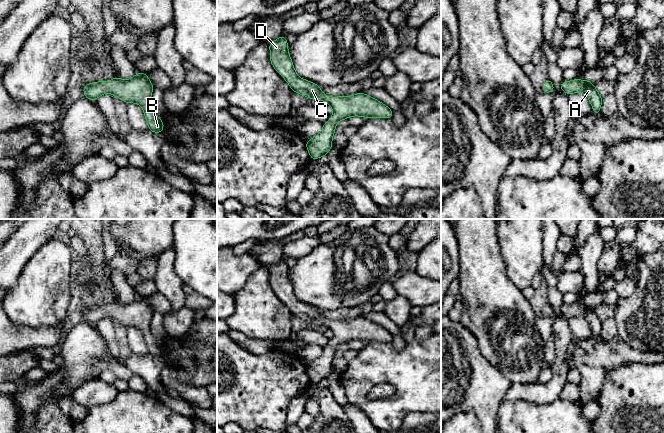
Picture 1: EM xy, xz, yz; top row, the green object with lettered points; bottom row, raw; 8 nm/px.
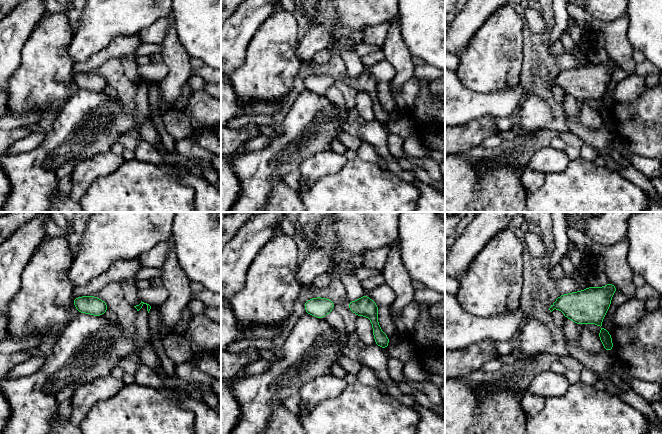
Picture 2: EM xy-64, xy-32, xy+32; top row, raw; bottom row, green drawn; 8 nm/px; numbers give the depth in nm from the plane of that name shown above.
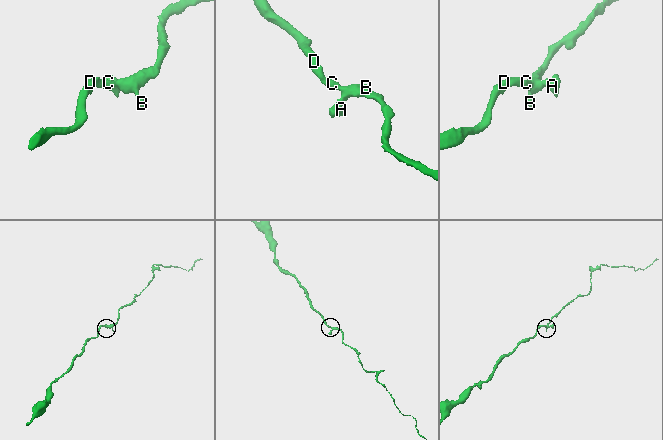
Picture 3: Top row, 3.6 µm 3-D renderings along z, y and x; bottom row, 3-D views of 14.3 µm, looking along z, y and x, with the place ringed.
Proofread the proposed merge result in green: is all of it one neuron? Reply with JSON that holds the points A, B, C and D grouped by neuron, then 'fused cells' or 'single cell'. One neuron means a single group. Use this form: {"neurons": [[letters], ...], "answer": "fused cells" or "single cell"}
{"neurons": [["A", "B", "C", "D"]], "answer": "single cell"}

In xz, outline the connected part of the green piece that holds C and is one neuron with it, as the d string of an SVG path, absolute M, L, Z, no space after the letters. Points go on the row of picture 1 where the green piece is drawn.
M283 34L268 46L270 48L271 64L287 81L293 92L310 99L325 101L333 108L334 112L331 119L323 123L323 130L312 139L306 141L306 148L312 160L329 153L338 121L352 116L392 119L392 110L369 95L359 92L353 96L329 97L322 92L319 85L300 78L295 72L288 53L288 43Z

